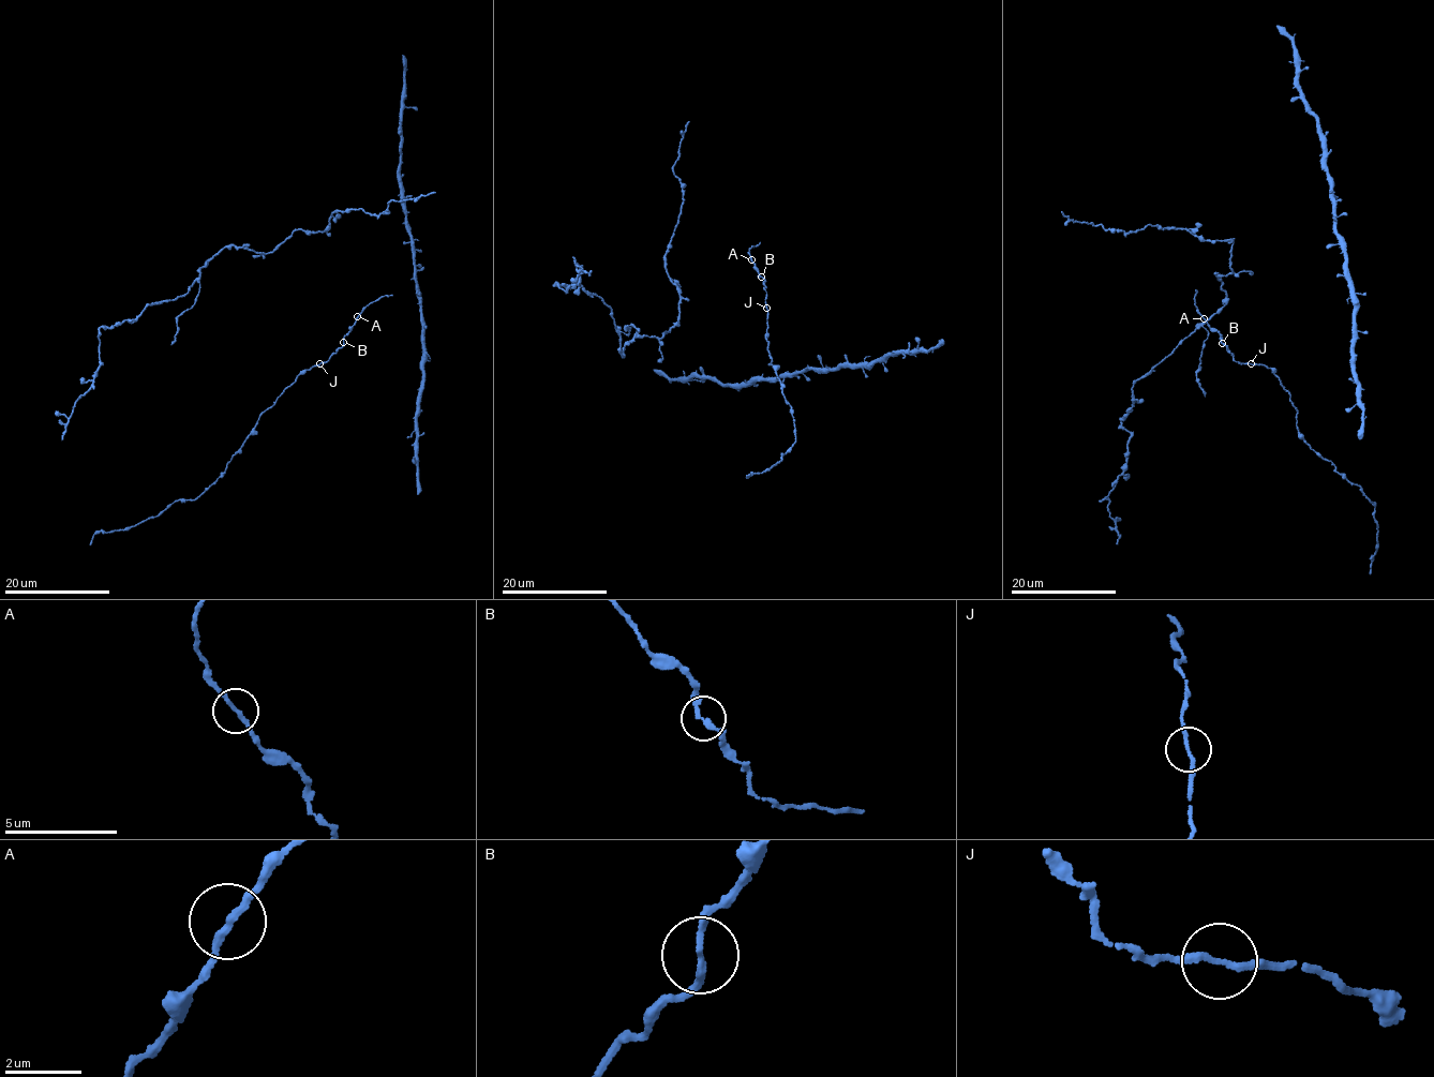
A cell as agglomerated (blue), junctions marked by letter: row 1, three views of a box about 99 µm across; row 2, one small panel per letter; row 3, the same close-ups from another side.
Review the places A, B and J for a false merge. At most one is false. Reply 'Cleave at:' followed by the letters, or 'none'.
Cleave at: none

